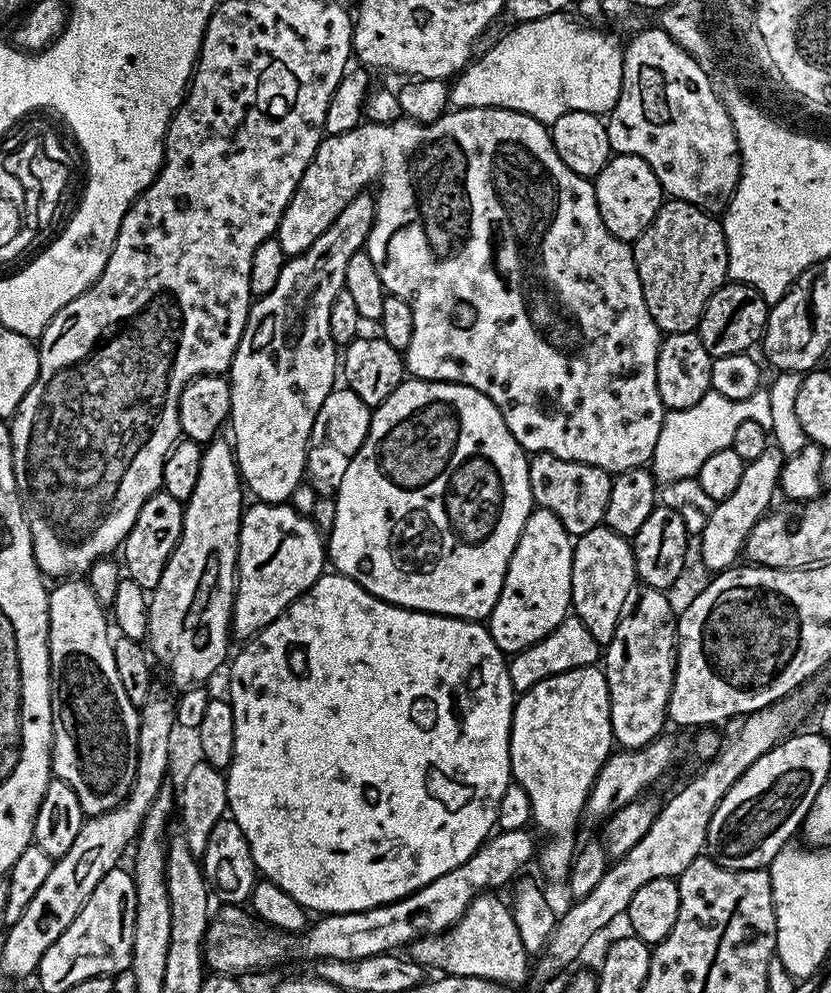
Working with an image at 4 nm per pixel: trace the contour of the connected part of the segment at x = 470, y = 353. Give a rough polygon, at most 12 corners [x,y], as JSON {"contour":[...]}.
{"contour":[[505,108],[325,135],[418,380],[609,474],[666,413],[632,244]]}

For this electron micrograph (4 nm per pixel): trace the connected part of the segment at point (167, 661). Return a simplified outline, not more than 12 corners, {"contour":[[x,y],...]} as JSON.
{"contour":[[227,439],[204,448],[147,647],[180,690],[230,656],[240,517]]}

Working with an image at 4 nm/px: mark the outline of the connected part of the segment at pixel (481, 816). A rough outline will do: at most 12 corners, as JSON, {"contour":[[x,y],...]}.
{"contour":[[319,576],[231,657],[228,812],[309,913],[496,828],[483,623]]}

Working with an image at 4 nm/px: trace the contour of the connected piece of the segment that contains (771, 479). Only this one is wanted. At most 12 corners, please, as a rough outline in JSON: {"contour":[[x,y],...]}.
{"contour":[[768,447],[699,535],[710,573],[739,561],[773,507],[785,459]]}

